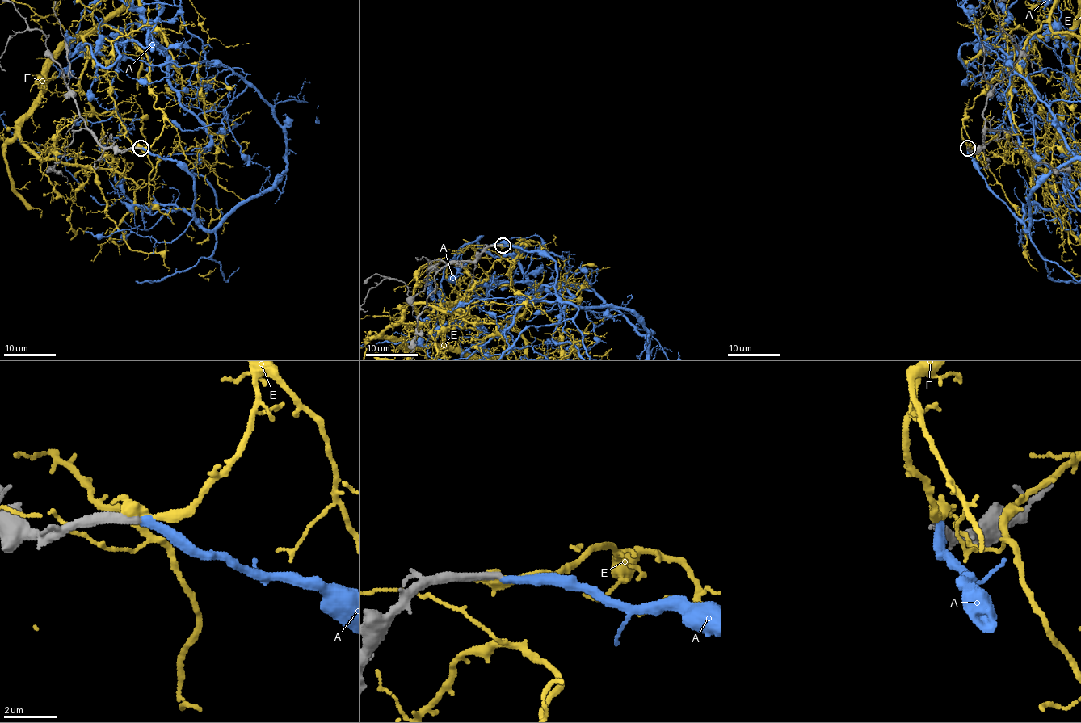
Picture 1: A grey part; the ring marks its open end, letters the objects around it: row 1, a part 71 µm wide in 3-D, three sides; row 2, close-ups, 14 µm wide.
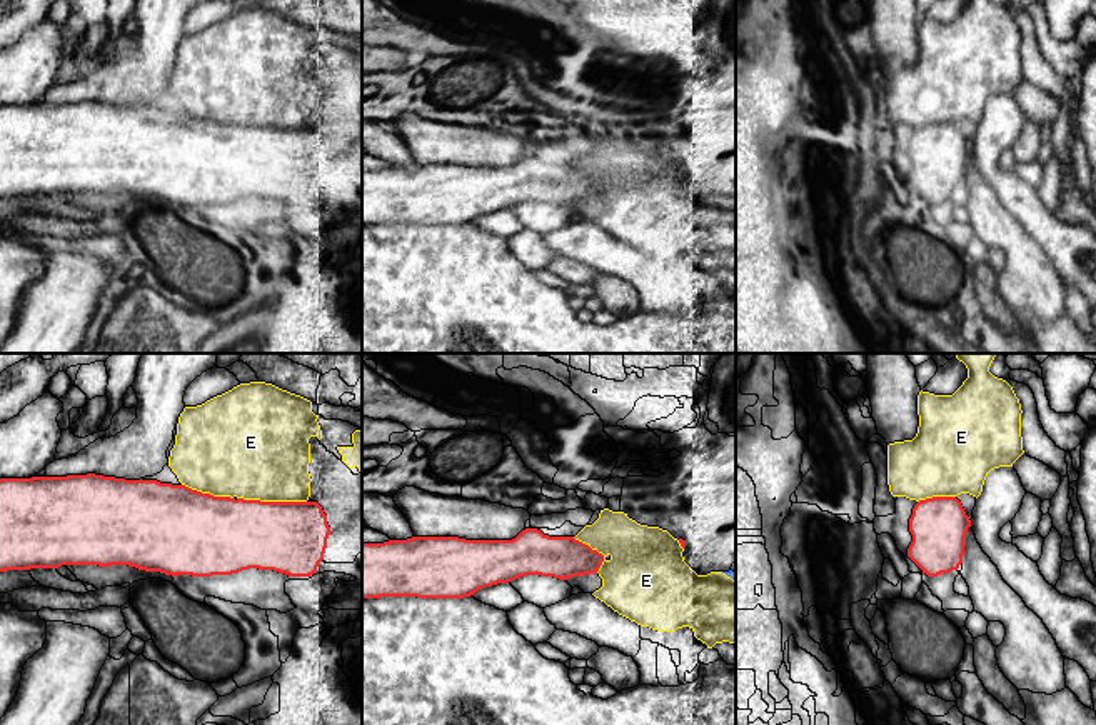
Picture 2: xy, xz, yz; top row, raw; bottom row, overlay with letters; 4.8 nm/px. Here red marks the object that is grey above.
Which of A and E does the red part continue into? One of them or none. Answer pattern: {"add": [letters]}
{"add": ["A"]}

